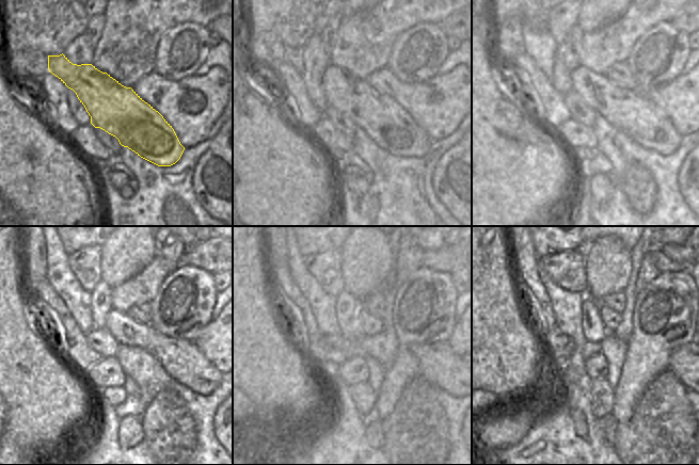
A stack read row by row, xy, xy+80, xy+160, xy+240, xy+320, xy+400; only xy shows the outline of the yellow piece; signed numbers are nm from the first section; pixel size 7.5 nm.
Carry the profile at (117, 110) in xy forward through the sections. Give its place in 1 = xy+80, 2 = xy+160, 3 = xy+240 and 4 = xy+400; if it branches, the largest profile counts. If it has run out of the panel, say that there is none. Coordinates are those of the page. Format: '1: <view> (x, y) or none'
1: xy+80 (391, 128)
2: xy+160 (637, 116)
3: xy+240 (183, 361)
4: xy+400 (688, 362)

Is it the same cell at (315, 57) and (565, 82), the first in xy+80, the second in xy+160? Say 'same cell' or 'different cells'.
same cell

